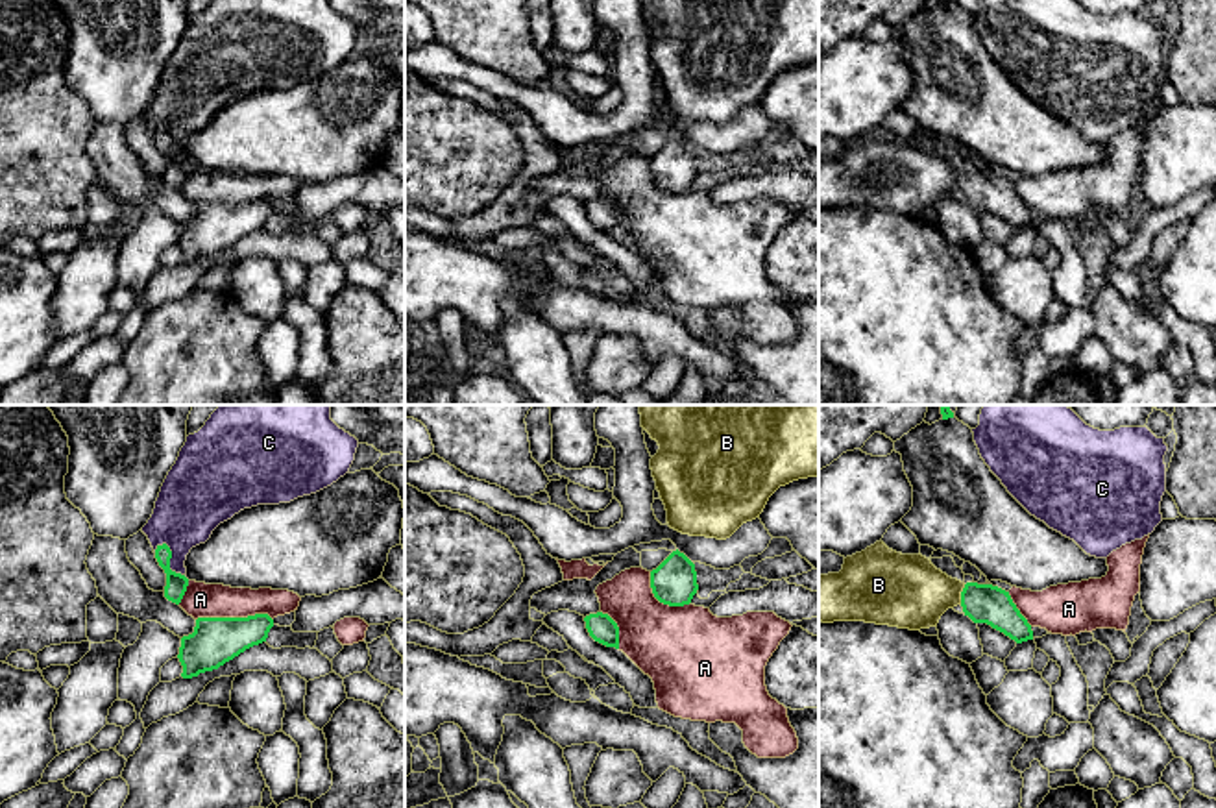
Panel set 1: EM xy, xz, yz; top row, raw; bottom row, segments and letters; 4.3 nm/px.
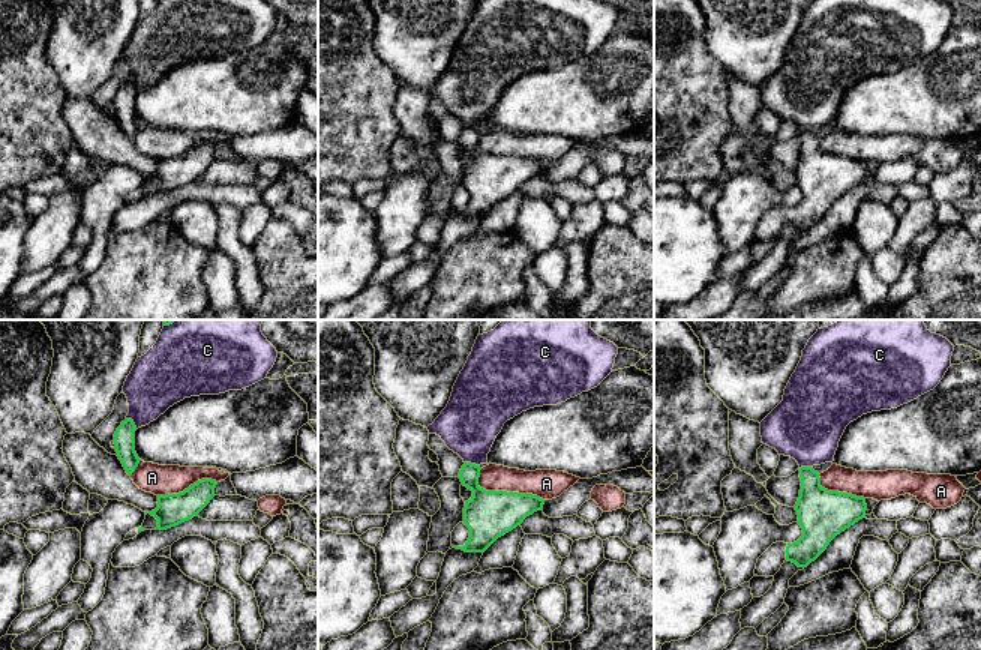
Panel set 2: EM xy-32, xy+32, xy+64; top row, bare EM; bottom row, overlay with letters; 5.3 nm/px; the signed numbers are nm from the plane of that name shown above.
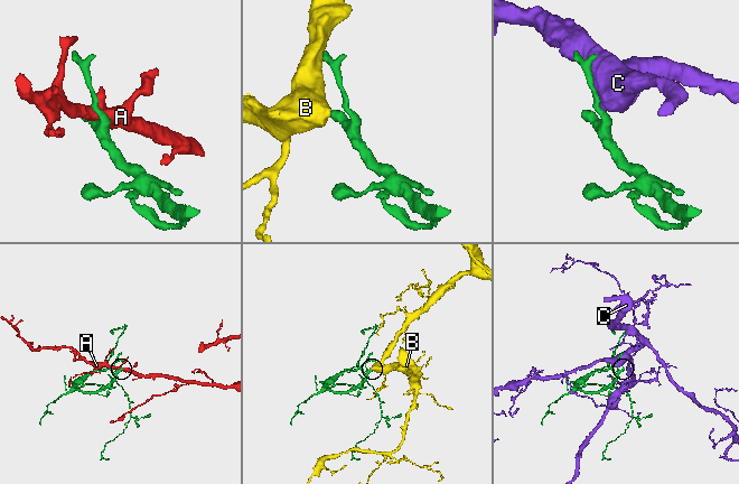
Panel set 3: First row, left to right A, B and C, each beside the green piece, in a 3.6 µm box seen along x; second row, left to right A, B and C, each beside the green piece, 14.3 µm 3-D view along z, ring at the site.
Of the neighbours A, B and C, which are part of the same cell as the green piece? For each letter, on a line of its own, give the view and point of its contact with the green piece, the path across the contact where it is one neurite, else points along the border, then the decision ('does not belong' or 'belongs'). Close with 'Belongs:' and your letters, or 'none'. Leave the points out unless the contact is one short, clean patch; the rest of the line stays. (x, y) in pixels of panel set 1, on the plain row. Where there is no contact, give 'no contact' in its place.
A: meets green in xy at (233, 204); does not belong
B: meets green in yz at (961, 180); runs through yz (984, 189), (961, 180), (904, 176); belongs
C: meets green in xy at (169, 146); does not belong
Belongs: B

